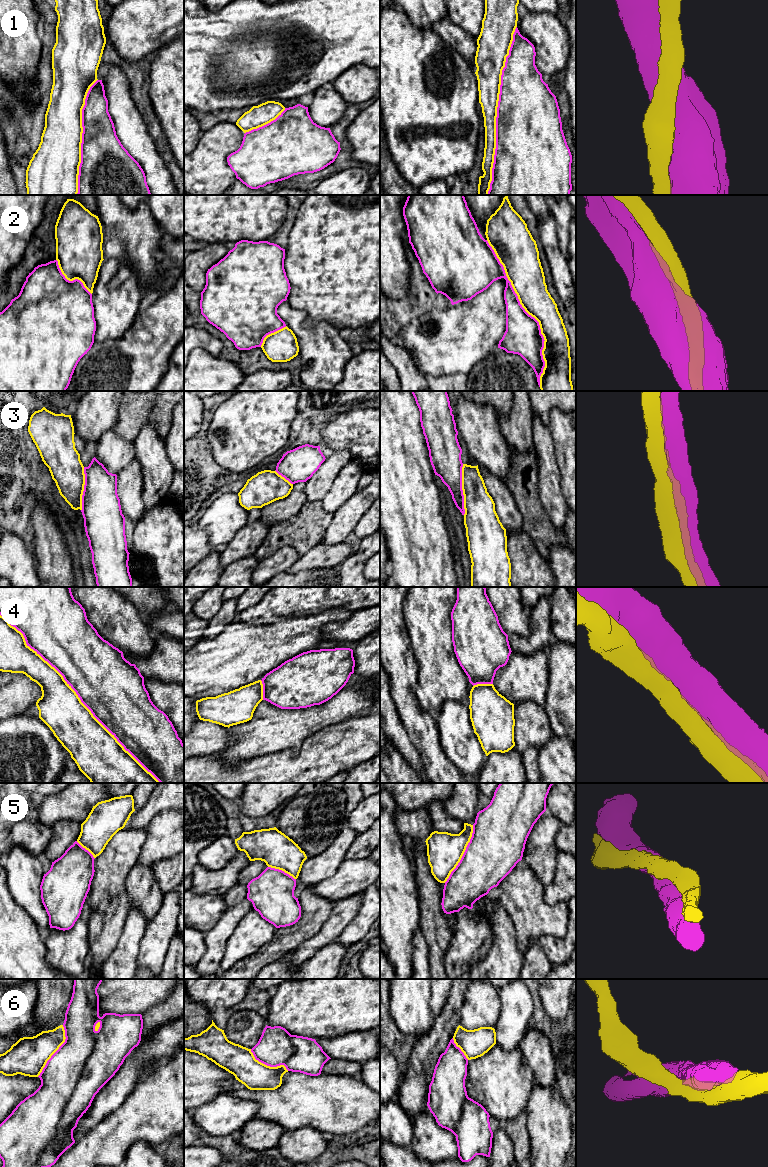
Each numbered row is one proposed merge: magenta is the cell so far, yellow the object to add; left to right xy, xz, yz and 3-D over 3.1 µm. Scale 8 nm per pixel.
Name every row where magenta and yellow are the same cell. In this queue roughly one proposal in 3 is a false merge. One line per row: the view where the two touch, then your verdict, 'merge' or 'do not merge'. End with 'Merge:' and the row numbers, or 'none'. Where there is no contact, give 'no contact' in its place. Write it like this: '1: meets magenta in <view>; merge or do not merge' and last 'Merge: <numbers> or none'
1: meets magenta in yz; merge
2: meets magenta in yz; merge
3: meets magenta in yz; merge
4: meets magenta in xy; merge
5: meets magenta in yz; merge
6: meets magenta in xy; do not merge
Merge: 1, 2, 3, 4, 5

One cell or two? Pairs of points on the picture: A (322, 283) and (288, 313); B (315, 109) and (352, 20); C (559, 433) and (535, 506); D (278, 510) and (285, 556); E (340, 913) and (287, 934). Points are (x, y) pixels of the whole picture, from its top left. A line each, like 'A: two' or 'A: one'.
A: two
B: two
C: two
D: one
E: one

